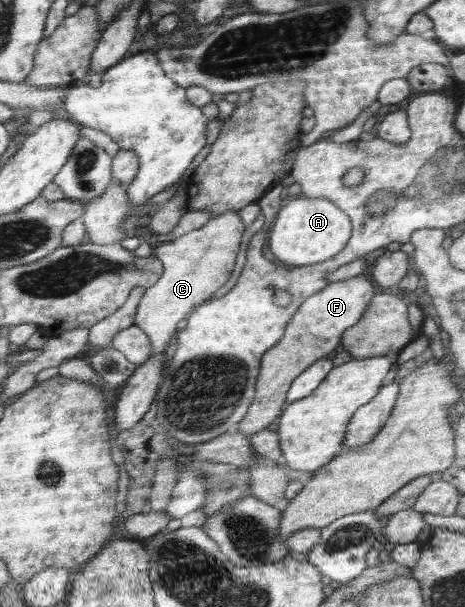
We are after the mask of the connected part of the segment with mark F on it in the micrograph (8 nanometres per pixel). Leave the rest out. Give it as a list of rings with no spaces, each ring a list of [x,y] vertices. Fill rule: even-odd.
[[[365,275],[328,284],[322,291],[307,298],[289,320],[283,337],[268,349],[260,363],[257,391],[237,431],[251,435],[264,430],[286,406],[286,397],[294,379],[312,363],[329,355],[341,341],[342,334],[359,322],[371,298],[380,290]]]

